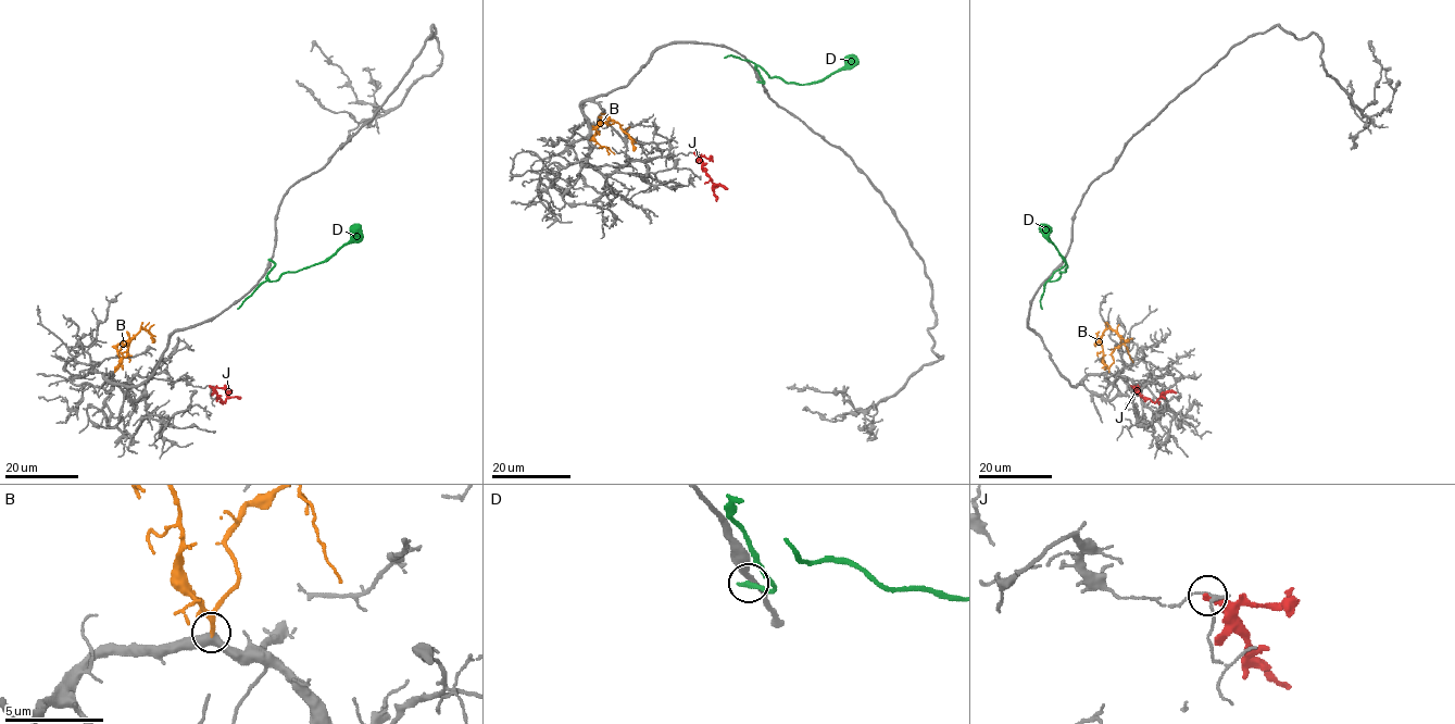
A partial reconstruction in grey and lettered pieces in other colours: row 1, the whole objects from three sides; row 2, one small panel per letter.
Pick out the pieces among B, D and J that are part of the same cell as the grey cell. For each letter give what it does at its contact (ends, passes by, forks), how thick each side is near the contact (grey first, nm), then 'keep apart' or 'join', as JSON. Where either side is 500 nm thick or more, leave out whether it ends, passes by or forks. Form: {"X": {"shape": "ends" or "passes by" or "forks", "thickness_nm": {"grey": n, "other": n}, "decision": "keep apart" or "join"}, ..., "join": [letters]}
{"B": {"shape": "ends", "thickness_nm": {"grey": 440, "other": 240}, "decision": "join"}, "D": {"shape": "ends", "thickness_nm": {"grey": 280, "other": 340}, "decision": "keep apart"}, "J": {"shape": "ends", "thickness_nm": {"grey": 140, "other": 320}, "decision": "keep apart"}, "join": ["B"]}

